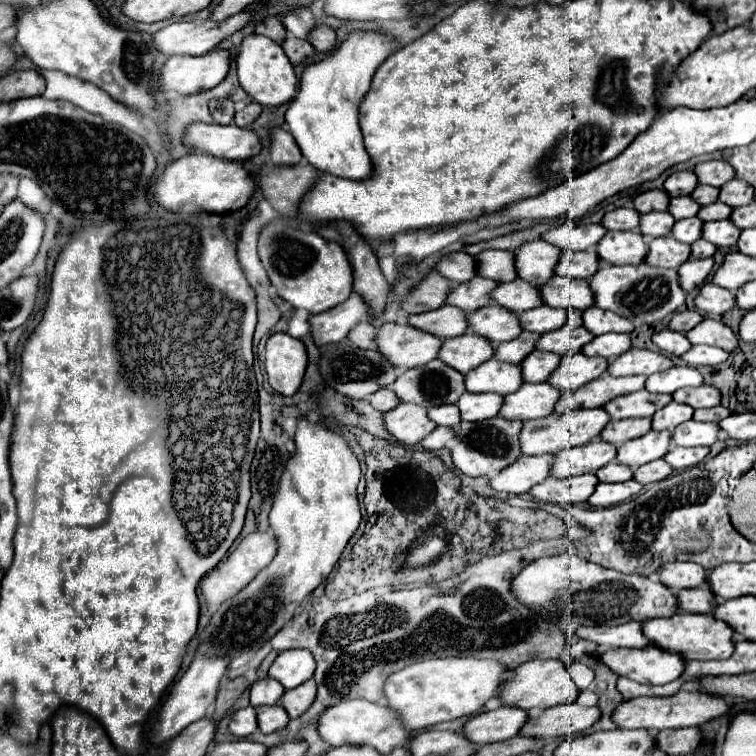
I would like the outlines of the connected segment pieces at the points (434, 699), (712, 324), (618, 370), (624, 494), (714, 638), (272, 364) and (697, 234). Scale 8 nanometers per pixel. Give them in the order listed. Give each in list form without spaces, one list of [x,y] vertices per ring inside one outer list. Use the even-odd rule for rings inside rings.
[[[471,656],[423,660],[391,674],[385,682],[385,696],[389,706],[401,712],[401,720],[409,730],[421,730],[481,712],[485,702],[497,696],[505,672],[507,668],[497,660],[479,660]]]
[[[705,318],[699,326],[687,332],[687,338],[691,344],[719,346],[727,352],[733,352],[739,346],[737,334],[727,324],[723,324],[721,320],[713,320],[713,318]]]
[[[631,348],[625,354],[621,354],[619,358],[615,358],[611,362],[611,376],[621,376],[621,374],[643,374],[643,376],[651,376],[655,372],[667,370],[673,366],[673,360],[659,354],[659,352],[651,352],[651,350],[641,350],[641,348]]]
[[[627,480],[627,482],[621,482],[621,484],[599,484],[587,502],[591,506],[597,506],[597,508],[613,506],[613,504],[625,502],[631,496],[639,494],[641,488],[643,486],[639,482],[635,482],[635,480]]]
[[[679,612],[675,618],[655,618],[651,622],[643,622],[643,634],[647,634],[649,642],[657,644],[663,650],[671,650],[681,654],[685,660],[725,660],[731,656],[735,642],[733,630],[723,620],[711,618],[711,614],[689,614]]]
[[[277,332],[265,346],[265,370],[271,388],[283,396],[293,396],[301,386],[307,366],[307,352],[301,340]]]
[[[685,218],[675,222],[673,236],[685,244],[693,244],[703,236],[703,220],[701,218]]]

